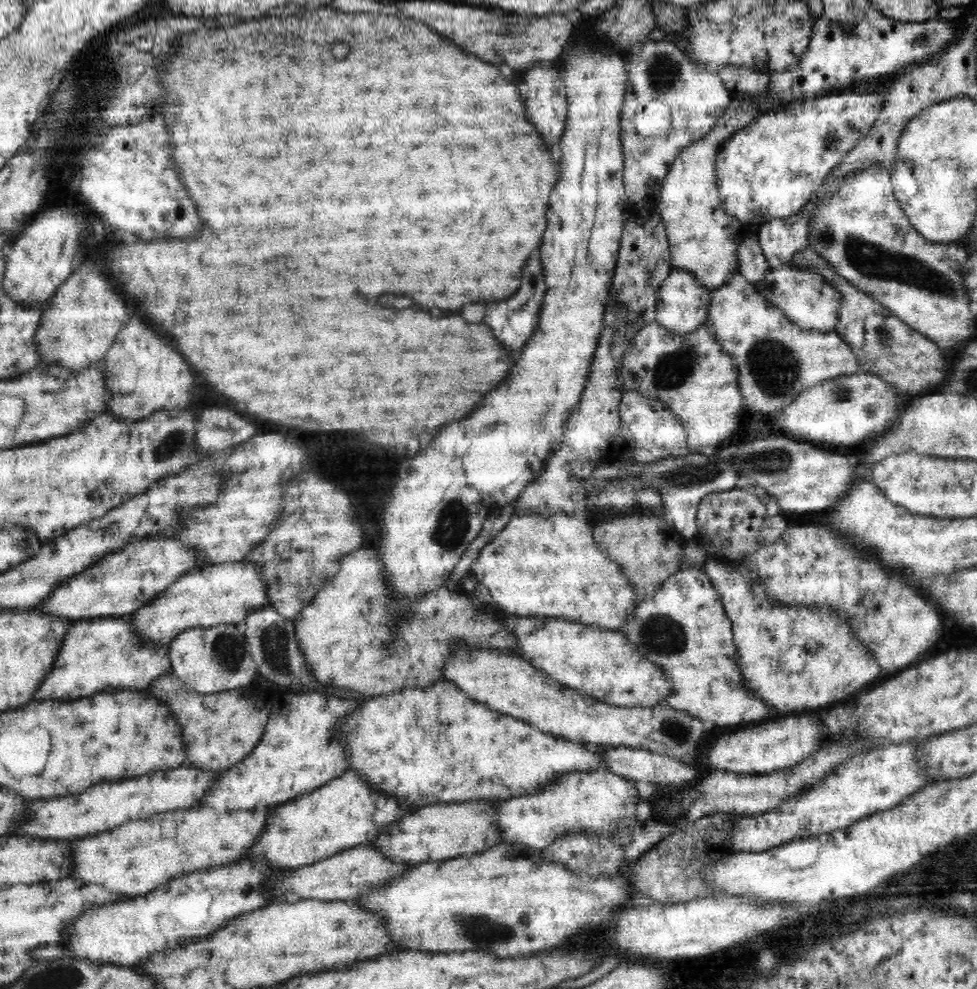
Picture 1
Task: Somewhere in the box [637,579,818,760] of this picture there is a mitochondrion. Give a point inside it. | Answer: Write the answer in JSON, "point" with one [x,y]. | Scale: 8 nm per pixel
{"point":[660,633]}

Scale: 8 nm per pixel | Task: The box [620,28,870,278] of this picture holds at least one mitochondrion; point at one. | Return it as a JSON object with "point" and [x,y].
{"point":[663,72]}

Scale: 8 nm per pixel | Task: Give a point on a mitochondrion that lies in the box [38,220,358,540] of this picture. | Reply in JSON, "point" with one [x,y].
{"point":[172,444]}

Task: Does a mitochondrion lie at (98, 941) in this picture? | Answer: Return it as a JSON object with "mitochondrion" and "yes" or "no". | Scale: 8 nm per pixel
{"mitochondrion":"no"}

